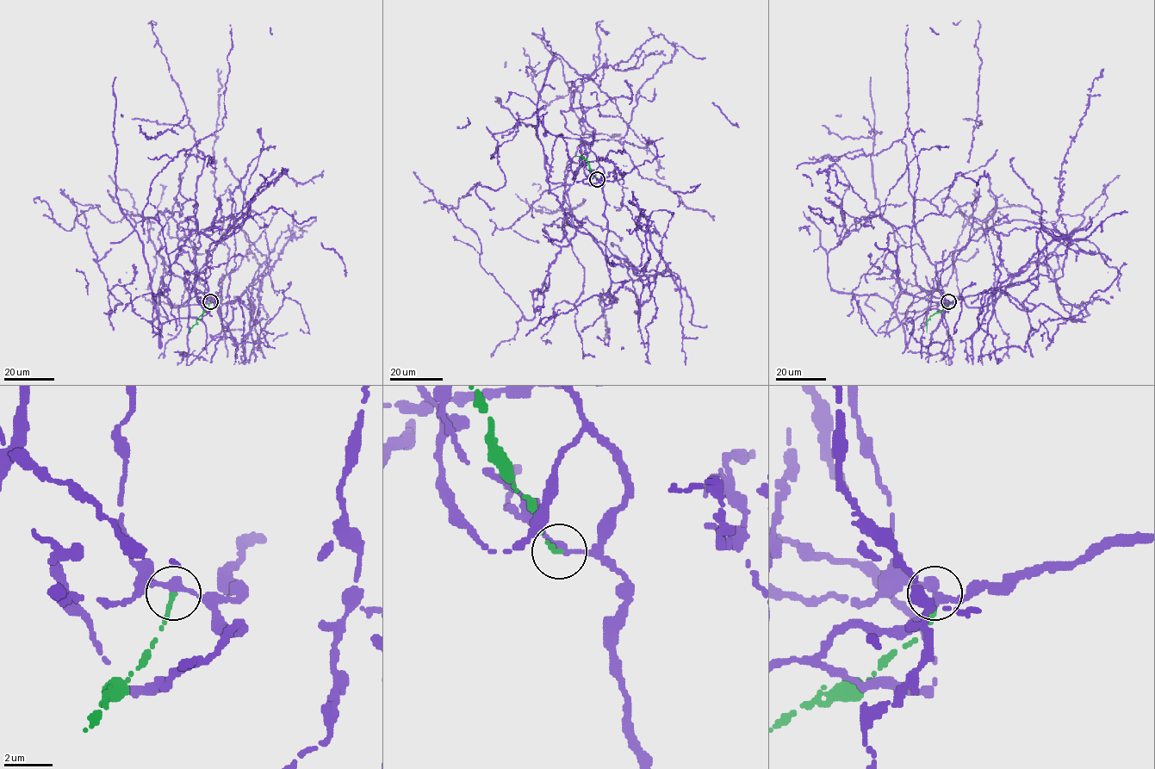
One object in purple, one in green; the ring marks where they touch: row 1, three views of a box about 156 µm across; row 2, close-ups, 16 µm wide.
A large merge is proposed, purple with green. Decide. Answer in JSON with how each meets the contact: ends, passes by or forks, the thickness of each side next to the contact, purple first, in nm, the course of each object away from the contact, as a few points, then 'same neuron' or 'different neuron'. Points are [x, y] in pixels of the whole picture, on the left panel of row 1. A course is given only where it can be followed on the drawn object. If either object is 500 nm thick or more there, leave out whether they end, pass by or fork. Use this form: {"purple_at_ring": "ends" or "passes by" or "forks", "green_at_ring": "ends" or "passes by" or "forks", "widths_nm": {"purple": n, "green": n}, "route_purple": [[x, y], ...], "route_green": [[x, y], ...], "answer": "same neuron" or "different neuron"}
{"purple_at_ring": "passes by", "green_at_ring": "ends", "widths_nm": {"purple": 300, "green": 190}, "route_purple": [[210, 300], [201, 319], [160, 323], [152, 293], [218, 308], [267, 261], [284, 297], [261, 350], [261, 263]], "route_green": [[210, 301], [189, 331]], "answer": "different neuron"}

